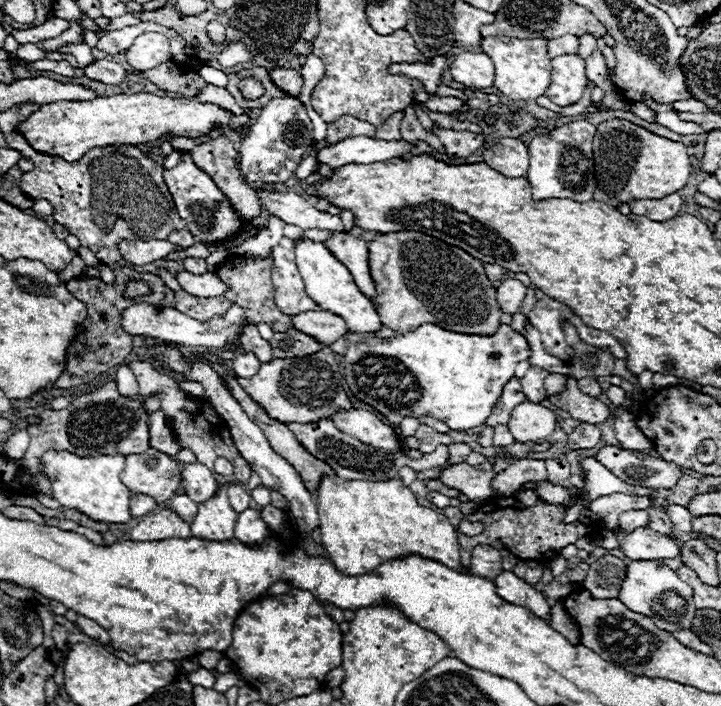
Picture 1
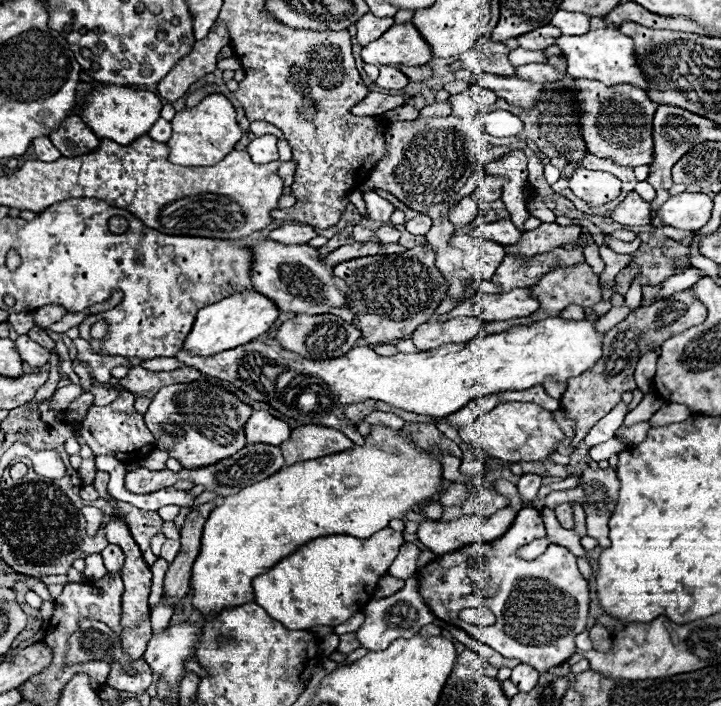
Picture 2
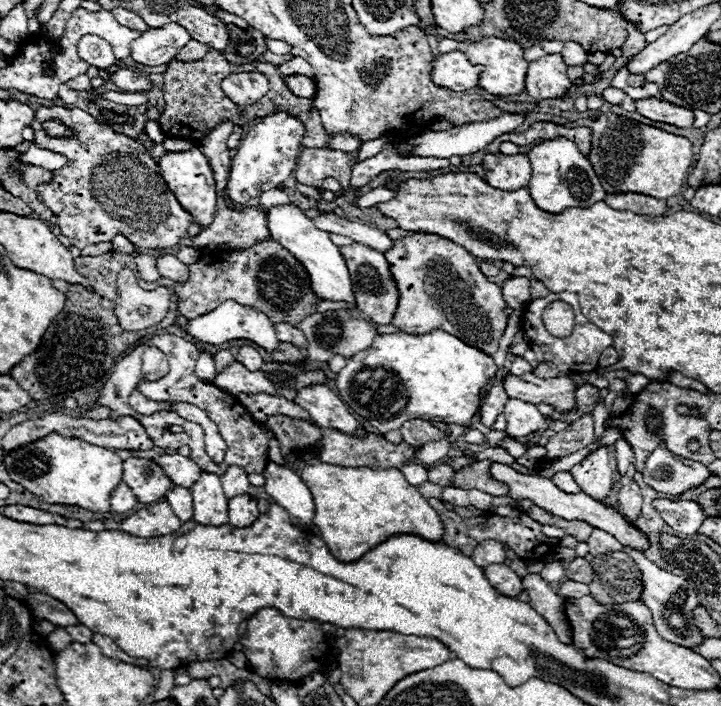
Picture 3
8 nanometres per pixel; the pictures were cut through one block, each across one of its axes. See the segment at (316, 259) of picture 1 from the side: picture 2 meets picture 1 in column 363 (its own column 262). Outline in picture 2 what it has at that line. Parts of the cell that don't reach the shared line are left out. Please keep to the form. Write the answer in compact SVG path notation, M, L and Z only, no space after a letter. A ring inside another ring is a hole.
M256 290L234 292L232 296L226 296L224 300L210 304L198 312L194 328L188 334L184 346L188 352L200 354L200 356L210 356L214 352L230 350L230 348L248 344L250 340L264 334L278 316L280 316L280 310L268 296L264 296Z

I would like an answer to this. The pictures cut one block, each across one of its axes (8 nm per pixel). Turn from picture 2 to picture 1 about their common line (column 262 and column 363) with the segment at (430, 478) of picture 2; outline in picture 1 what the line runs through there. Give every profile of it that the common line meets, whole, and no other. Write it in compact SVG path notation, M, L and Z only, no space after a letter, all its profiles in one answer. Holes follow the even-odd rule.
M322 476L320 488L316 490L316 502L322 546L334 566L344 574L372 572L382 562L408 554L434 558L450 568L466 572L460 568L458 532L450 520L426 506L420 506L414 492L398 478L384 482L346 480L336 484L330 476Z

